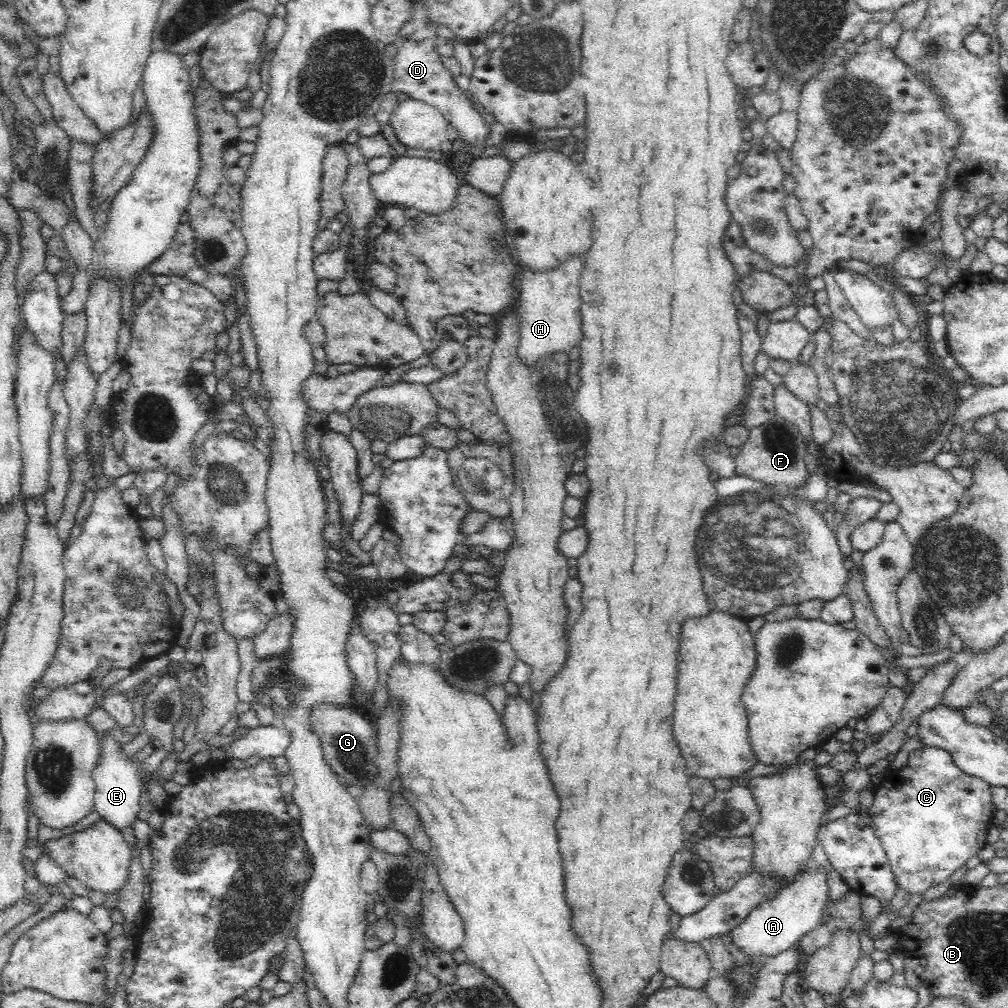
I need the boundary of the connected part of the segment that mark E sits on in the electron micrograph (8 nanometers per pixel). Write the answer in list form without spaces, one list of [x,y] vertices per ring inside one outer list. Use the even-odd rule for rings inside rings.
[[[108,731],[97,733],[100,744],[99,763],[92,772],[92,779],[96,786],[94,807],[101,819],[108,822],[118,831],[137,819],[137,813],[141,810],[141,777],[133,762],[123,751],[123,745],[119,743]]]

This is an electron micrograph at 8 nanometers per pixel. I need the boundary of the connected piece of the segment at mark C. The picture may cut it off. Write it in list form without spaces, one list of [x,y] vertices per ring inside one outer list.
[[[922,746],[909,753],[908,762],[898,778],[906,780],[886,780],[876,787],[876,799],[866,812],[872,819],[875,836],[884,847],[894,878],[900,887],[912,895],[930,890],[930,886],[944,882],[966,860],[976,856],[988,841],[986,836],[992,826],[993,818],[992,787],[980,778],[969,776],[956,767],[952,756],[937,747]]]

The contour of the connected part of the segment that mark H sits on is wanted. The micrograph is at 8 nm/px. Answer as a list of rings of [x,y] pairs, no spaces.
[[[568,257],[556,269],[535,272],[521,268],[517,317],[519,318],[520,341],[517,349],[519,359],[525,365],[535,365],[541,357],[558,352],[570,352],[582,341],[580,280],[583,259]]]

